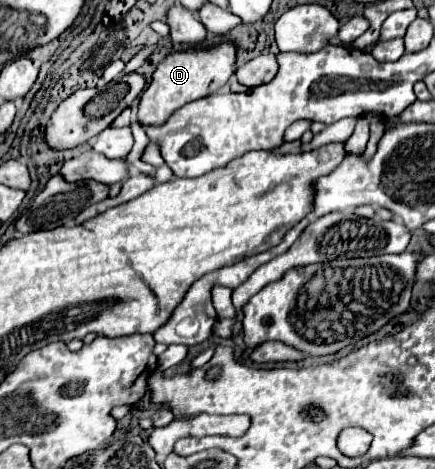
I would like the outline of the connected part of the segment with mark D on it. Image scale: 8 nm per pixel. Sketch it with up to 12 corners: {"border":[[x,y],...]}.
{"border":[[236,44],[168,54],[140,98],[140,124],[218,92]]}

